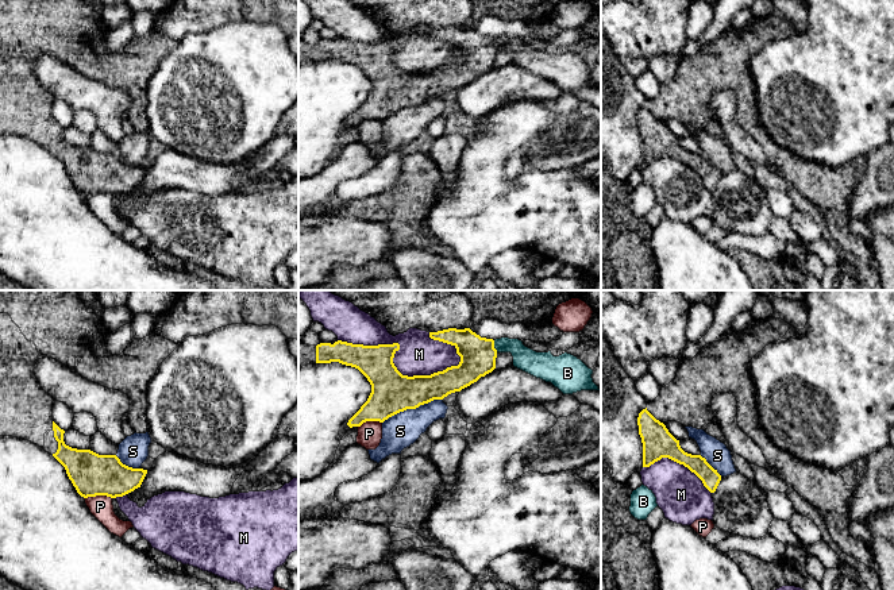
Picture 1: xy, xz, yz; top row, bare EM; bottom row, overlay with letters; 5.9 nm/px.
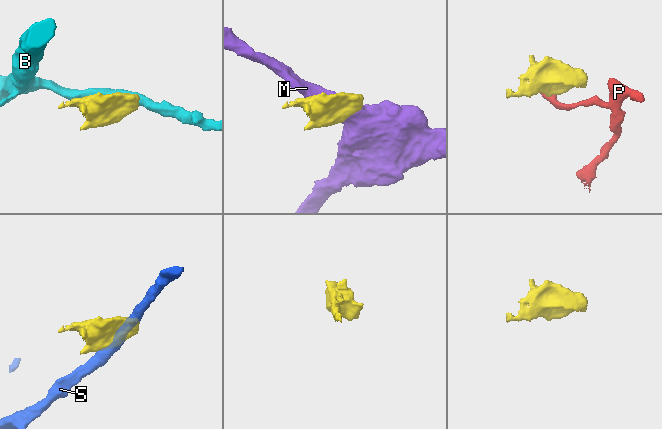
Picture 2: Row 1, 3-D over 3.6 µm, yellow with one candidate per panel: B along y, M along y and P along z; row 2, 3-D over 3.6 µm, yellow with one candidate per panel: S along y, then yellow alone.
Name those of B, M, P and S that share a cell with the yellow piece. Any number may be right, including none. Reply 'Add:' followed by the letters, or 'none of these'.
Add: none of these

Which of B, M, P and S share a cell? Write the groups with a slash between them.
B / M / P / S

